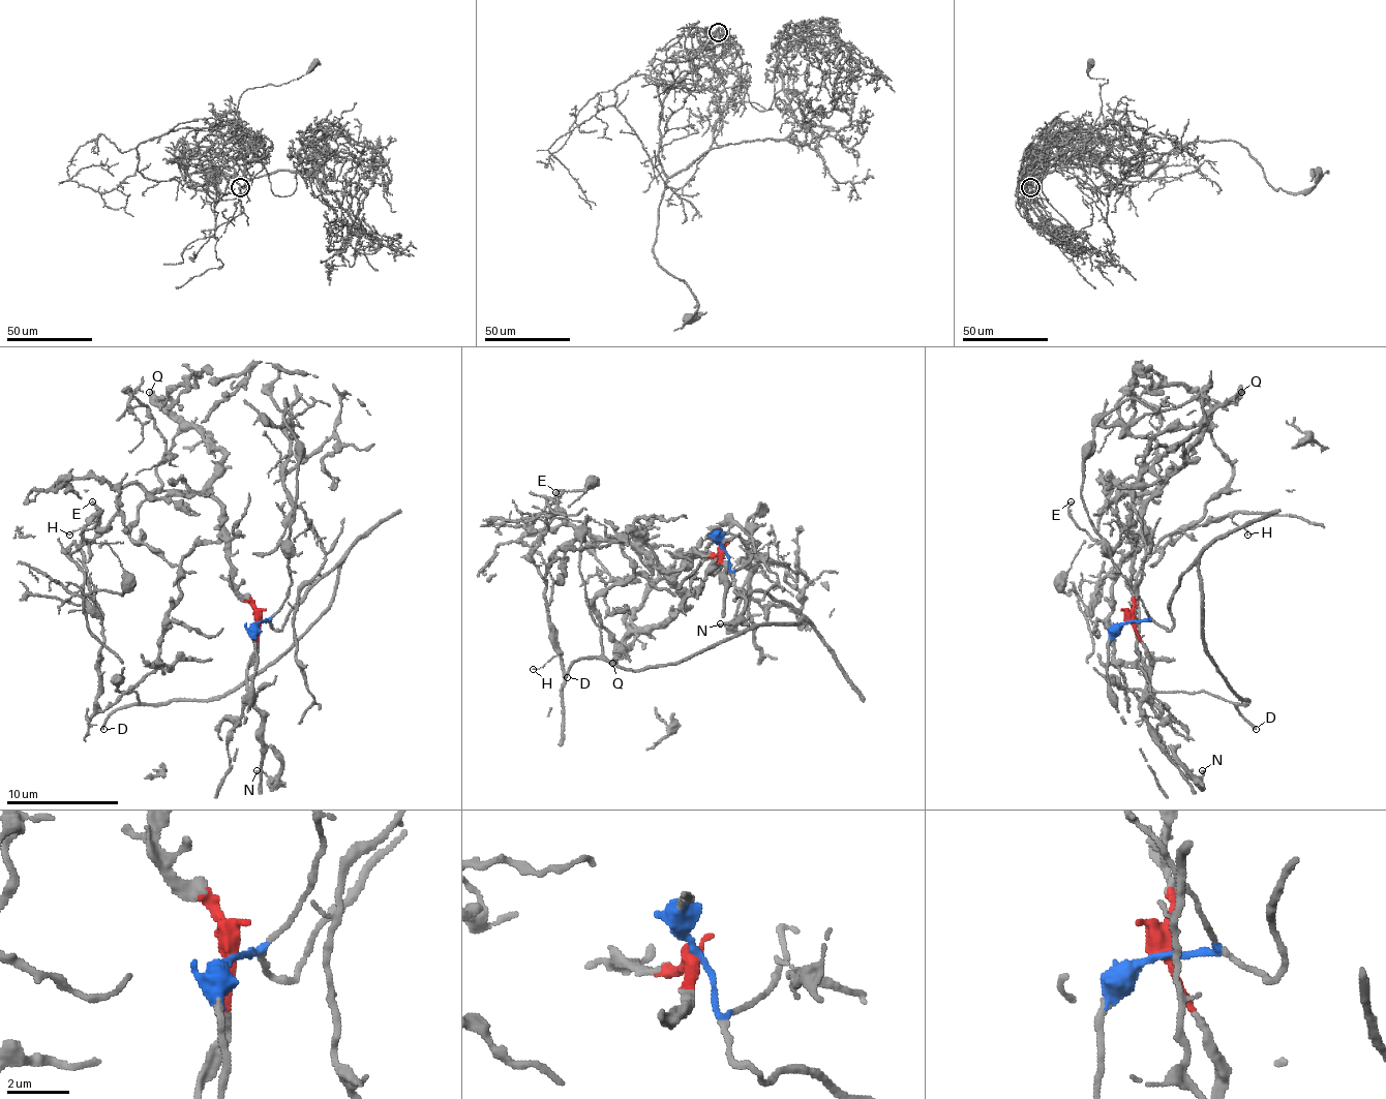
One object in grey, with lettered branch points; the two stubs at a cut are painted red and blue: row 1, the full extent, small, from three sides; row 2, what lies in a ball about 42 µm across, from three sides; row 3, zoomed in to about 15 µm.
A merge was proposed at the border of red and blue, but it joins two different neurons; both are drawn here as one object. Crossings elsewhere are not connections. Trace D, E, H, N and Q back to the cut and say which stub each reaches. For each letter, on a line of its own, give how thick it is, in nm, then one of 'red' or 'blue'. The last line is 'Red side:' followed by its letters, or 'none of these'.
D: calibre 170 nm; blue
E: calibre 170 nm; red
H: calibre 90 nm; red
N: calibre 160 nm; red
Q: calibre 440 nm; red
Red side: E, H, N, Q

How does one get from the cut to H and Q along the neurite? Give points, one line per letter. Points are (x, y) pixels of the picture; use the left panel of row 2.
H: (259, 620), (237, 589), (222, 509), (206, 494), (150, 497), (127, 484), (86, 568), (91, 517), (69, 533)
Q: (259, 620), (234, 581), (231, 537), (212, 489), (212, 447), (150, 391)

